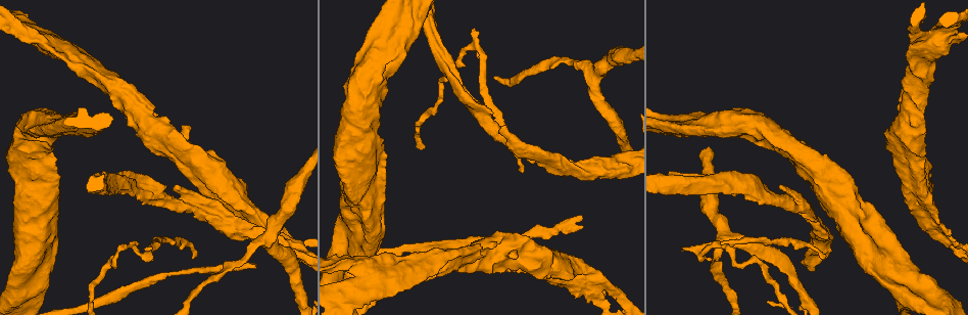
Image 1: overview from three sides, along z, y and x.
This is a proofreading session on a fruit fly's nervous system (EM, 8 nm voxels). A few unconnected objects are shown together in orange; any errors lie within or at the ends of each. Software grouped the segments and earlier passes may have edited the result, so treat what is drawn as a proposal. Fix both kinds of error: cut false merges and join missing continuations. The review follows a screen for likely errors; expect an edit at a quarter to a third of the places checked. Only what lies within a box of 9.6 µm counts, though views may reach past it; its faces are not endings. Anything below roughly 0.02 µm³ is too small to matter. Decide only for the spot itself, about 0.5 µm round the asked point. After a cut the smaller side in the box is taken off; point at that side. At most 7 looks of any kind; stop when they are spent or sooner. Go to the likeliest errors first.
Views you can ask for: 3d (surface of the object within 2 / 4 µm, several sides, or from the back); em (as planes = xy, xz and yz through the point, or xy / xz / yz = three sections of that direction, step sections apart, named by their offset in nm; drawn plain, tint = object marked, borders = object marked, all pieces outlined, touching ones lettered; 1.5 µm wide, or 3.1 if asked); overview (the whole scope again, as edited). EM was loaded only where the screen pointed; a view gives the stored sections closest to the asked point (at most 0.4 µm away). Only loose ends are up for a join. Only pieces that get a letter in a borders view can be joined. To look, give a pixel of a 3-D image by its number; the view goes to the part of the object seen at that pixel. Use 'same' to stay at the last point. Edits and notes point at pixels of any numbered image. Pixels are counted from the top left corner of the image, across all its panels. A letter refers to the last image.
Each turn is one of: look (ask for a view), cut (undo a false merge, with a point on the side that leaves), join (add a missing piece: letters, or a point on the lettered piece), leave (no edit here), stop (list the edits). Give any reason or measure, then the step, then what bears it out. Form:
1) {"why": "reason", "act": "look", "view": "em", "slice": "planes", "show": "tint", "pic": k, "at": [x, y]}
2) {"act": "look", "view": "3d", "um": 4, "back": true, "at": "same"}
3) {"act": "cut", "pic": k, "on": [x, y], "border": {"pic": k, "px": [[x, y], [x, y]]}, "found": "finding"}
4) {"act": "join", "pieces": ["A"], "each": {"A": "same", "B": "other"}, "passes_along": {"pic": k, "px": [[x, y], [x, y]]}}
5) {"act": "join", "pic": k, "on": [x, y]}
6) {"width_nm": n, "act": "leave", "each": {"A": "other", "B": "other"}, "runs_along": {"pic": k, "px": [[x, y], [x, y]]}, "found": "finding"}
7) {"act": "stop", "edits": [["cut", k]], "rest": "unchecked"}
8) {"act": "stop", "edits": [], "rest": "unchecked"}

{"why": "tapers out", "act": "look", "view": "3d", "um": 2, "pic": 1, "at": [684, 247]}

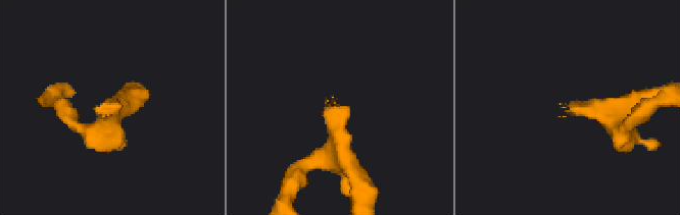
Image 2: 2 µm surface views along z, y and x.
{"why": "now the EM", "act": "look", "view": "em", "slice": "planes", "show": "tint", "pic": 2, "at": [100, 106]}

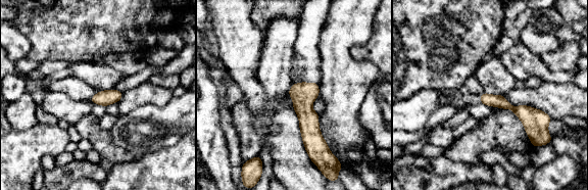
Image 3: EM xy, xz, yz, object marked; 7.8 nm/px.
{"act": "look", "view": "em", "slice": "planes", "show": "borders", "at": "same"}

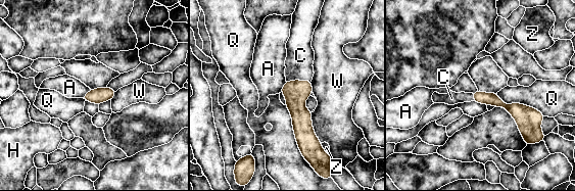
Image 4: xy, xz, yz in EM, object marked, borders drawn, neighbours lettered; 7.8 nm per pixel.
{"width_nm": 100, "act": "join", "pieces": ["C"], "each": {"A": "other", "C": "same", "H": "other", "Q": "other", "W": "other", "Z": "other"}, "found": "the neuron continues"}

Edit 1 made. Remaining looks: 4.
{"act": "look", "view": "overview"}

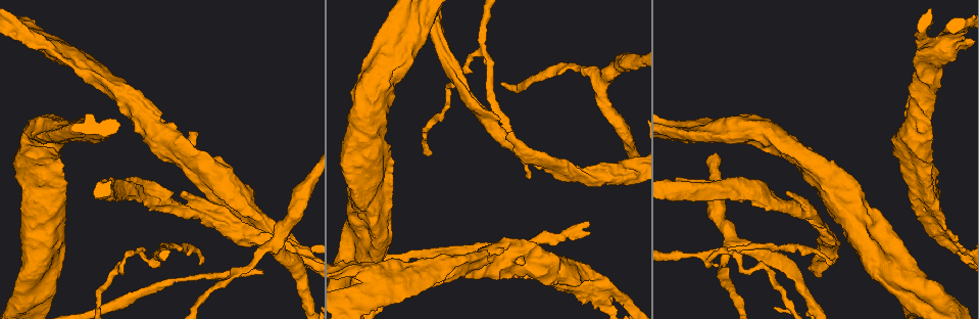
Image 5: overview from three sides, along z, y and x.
{"why": "thick turns thin", "act": "look", "view": "em", "slice": "xy", "step": 8, "show": "tint", "pic": 5, "at": [721, 259]}

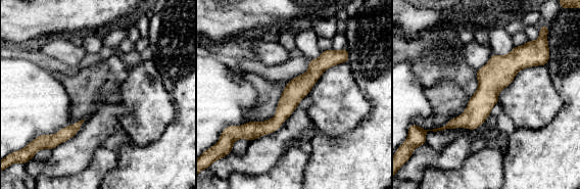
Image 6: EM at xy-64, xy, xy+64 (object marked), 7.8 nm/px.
{"act": "look", "view": "em", "slice": "planes", "show": "borders", "at": "same"}

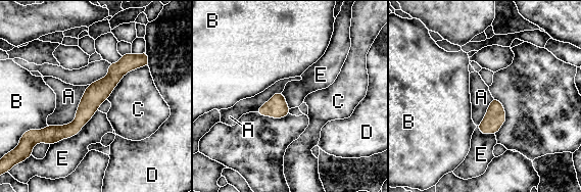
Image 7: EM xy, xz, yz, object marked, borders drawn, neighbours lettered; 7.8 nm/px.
{"width_nm": 80, "act": "leave", "each": {"A": "other", "B": "other", "C": "other", "D": "other", "E": "other"}, "border": {"pic": 7, "px": [[89, 85], [76, 117], [48, 126]]}, "found": "all the same neuron"}

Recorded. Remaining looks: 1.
{"act": "stop", "edits": [["join", 4]], "rest": "unchecked"}

